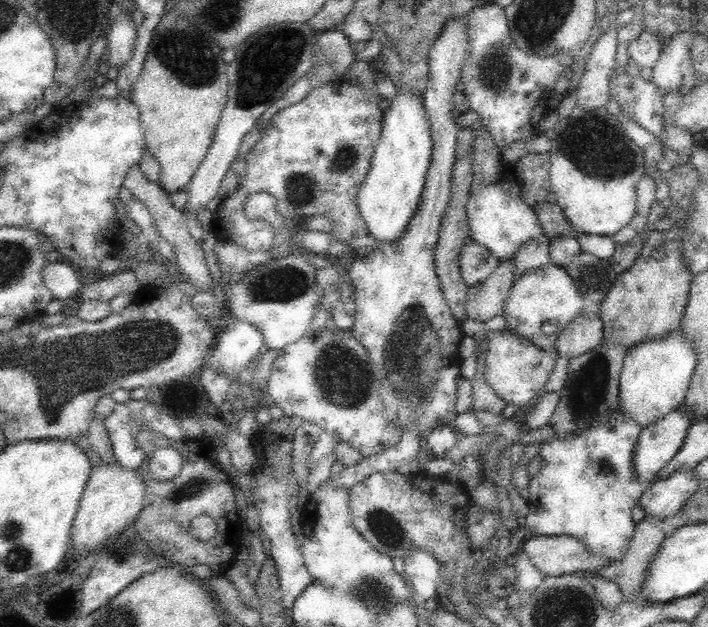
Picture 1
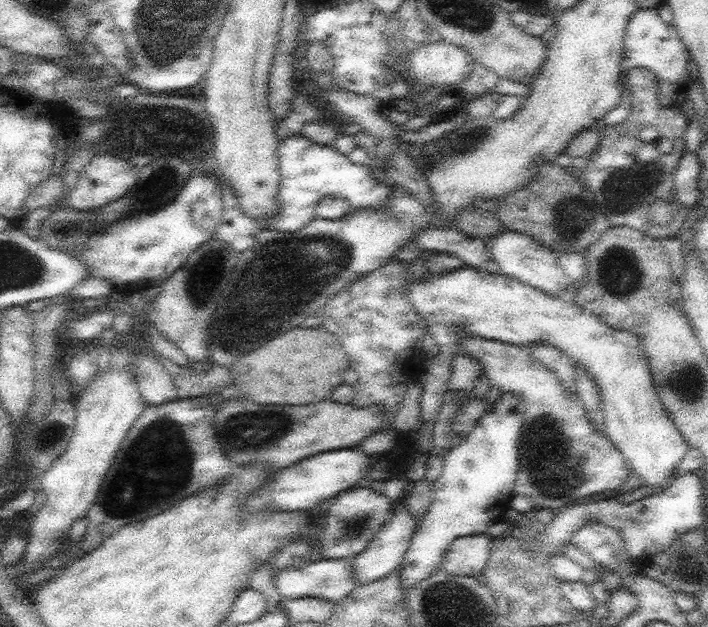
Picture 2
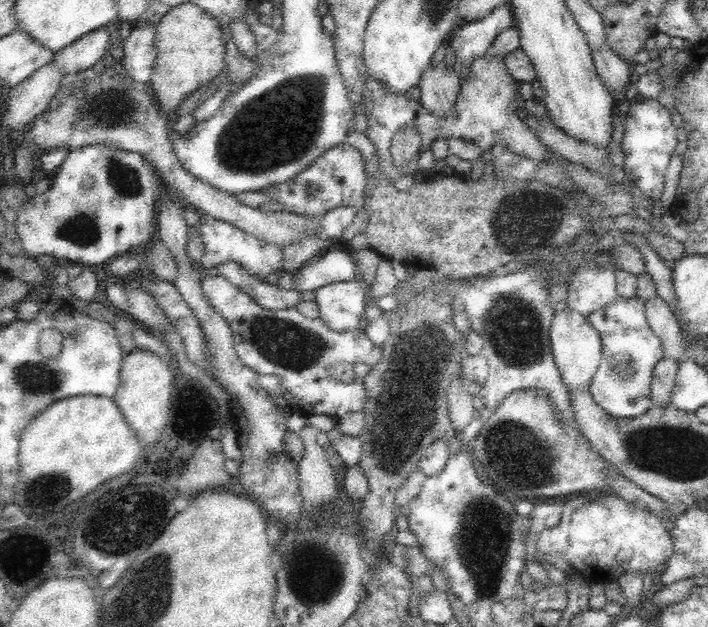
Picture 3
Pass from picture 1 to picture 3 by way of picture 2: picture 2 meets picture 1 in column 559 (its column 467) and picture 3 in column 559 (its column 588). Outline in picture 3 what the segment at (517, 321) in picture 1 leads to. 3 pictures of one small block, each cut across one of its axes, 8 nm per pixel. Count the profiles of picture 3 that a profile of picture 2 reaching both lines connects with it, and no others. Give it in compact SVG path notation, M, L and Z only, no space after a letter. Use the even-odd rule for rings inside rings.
M570 307L556 310L549 330L549 339L556 366L569 391L576 392L578 388L588 387L598 368L603 347L601 336L587 317Z

